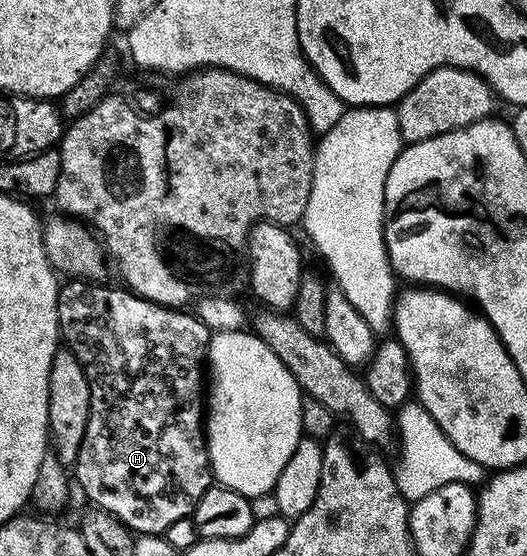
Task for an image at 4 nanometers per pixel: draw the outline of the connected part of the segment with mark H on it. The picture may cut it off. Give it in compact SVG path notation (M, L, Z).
M69 278L57 290L57 322L60 335L67 343L68 351L79 358L83 370L87 374L87 382L91 386L91 410L87 418L87 434L83 434L83 446L79 446L75 465L75 484L85 491L90 505L100 511L110 513L126 525L130 532L140 535L160 536L171 526L171 522L179 522L179 518L192 517L199 498L214 483L213 468L209 465L209 446L203 427L203 365L209 351L209 327L196 314L175 308L164 308L150 300L136 296L124 287L108 288L105 282L90 282L85 278Z

